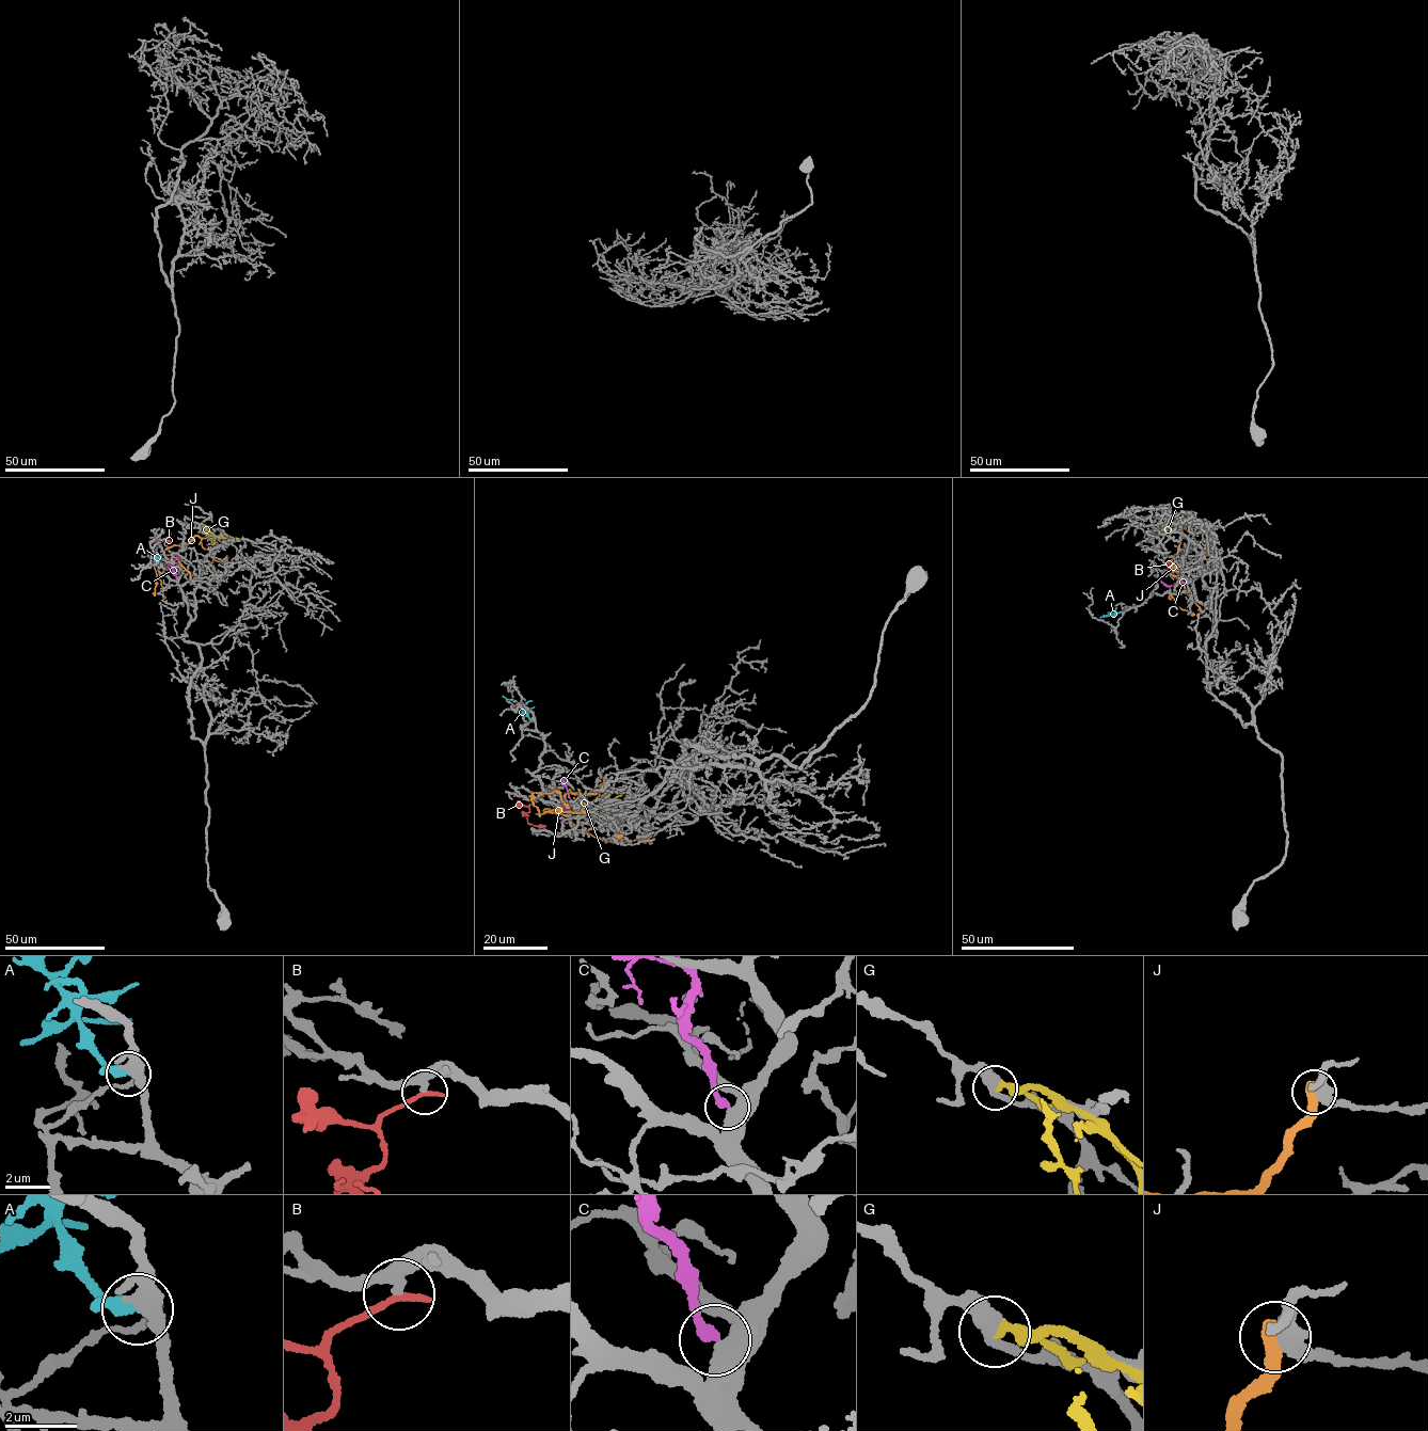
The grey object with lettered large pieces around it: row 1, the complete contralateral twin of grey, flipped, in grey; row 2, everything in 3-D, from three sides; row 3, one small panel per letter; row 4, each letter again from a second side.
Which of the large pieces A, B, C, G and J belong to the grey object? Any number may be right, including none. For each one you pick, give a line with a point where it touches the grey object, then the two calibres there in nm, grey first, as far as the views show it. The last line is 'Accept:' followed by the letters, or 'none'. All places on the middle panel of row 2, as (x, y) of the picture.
A: meets grey at (533, 719); 440 nm thick on the grey side, 280 nm on the other
Accept: A

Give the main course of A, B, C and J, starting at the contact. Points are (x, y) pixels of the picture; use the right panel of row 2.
A: (1123, 613), (1099, 617)
B: (1165, 571), (1169, 561), (1179, 553)
C: (1192, 584), (1169, 586), (1159, 576)
J: (1175, 586), (1178, 577), (1170, 569), (1173, 566), (1176, 571), (1172, 563), (1181, 530), (1206, 530)

